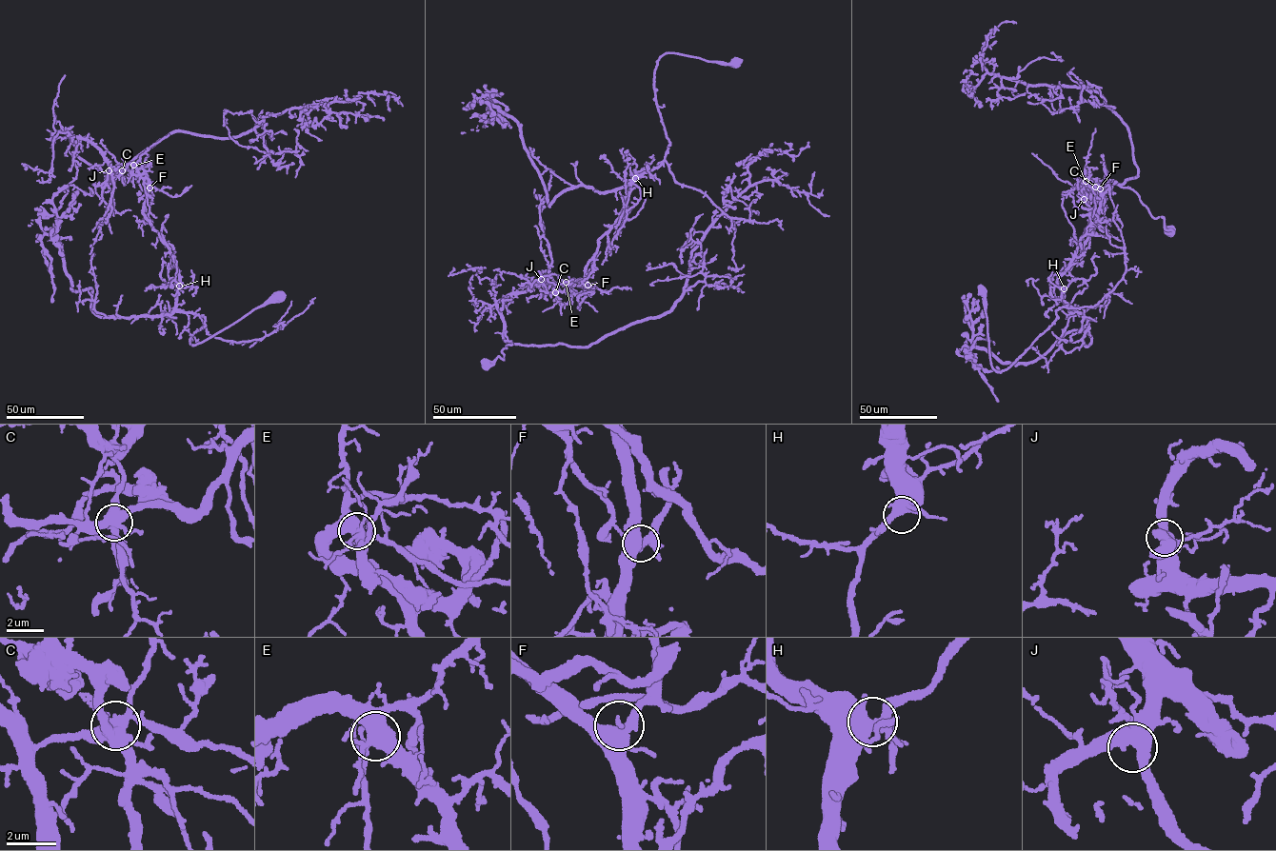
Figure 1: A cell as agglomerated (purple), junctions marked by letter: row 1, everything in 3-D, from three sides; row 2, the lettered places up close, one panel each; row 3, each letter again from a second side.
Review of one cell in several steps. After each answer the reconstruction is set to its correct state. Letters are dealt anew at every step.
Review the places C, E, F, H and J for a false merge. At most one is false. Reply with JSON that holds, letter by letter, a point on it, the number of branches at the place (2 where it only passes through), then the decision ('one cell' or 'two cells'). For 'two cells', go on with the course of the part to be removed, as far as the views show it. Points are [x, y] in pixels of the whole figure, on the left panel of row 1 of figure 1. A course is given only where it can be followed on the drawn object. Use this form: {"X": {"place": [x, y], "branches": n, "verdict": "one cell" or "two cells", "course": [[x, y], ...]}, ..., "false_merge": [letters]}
{"C": {"place": [122, 170], "branches": 6, "verdict": "two cells", "course": [[122, 169], [73, 138], [72, 156], [117, 172], [176, 131], [234, 136], [361, 92], [402, 106]]}, "E": {"place": [133, 165], "branches": 6, "verdict": "one cell"}, "F": {"place": [149, 188], "branches": 4, "verdict": "one cell"}, "H": {"place": [179, 286], "branches": 5, "verdict": "one cell"}, "J": {"place": [109, 170], "branches": 4, "verdict": "one cell"}, "false_merge": ["C"]}

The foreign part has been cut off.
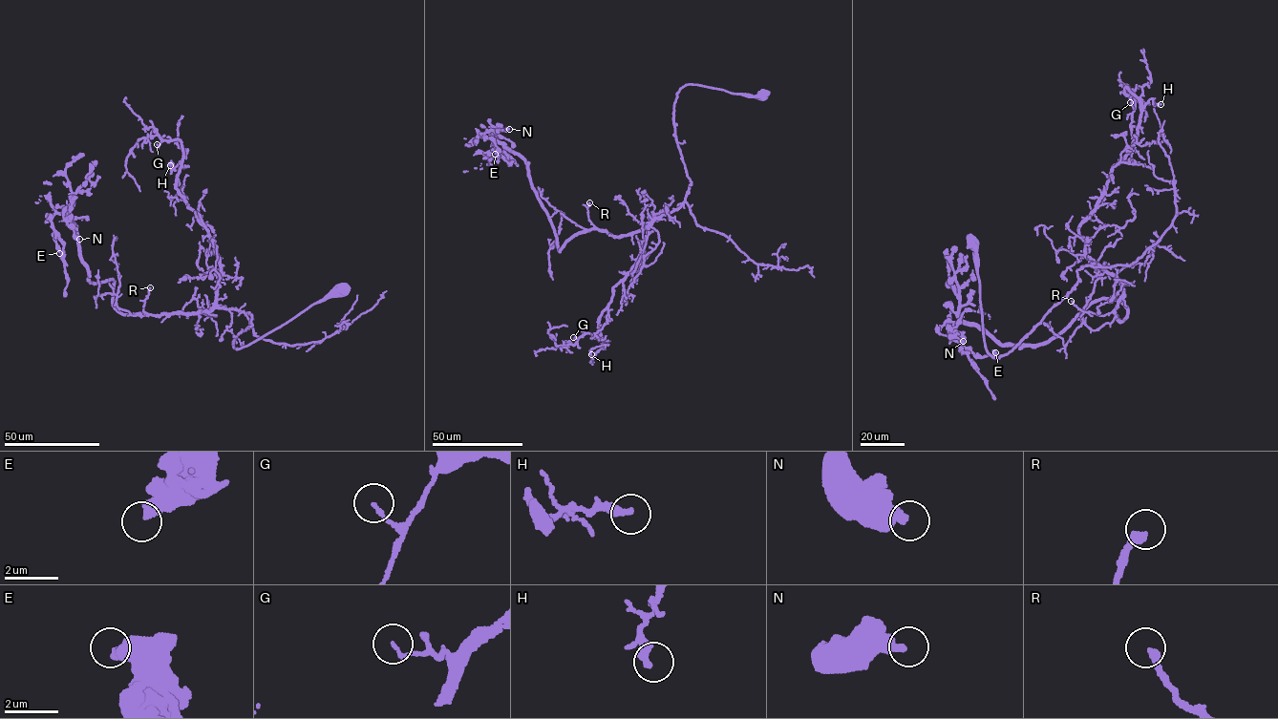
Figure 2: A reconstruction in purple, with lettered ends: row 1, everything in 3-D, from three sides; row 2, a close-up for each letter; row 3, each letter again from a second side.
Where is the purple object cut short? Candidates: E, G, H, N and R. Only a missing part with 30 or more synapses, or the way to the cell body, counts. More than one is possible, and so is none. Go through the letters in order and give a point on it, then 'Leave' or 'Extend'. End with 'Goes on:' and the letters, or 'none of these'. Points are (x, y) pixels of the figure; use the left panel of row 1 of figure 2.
E: Place: (59, 253). Leave
G: Place: (157, 144). Leave
H: Place: (170, 165). Leave
N: Place: (79, 239). Leave
R: Place: (150, 287). Extend
Goes on: R

